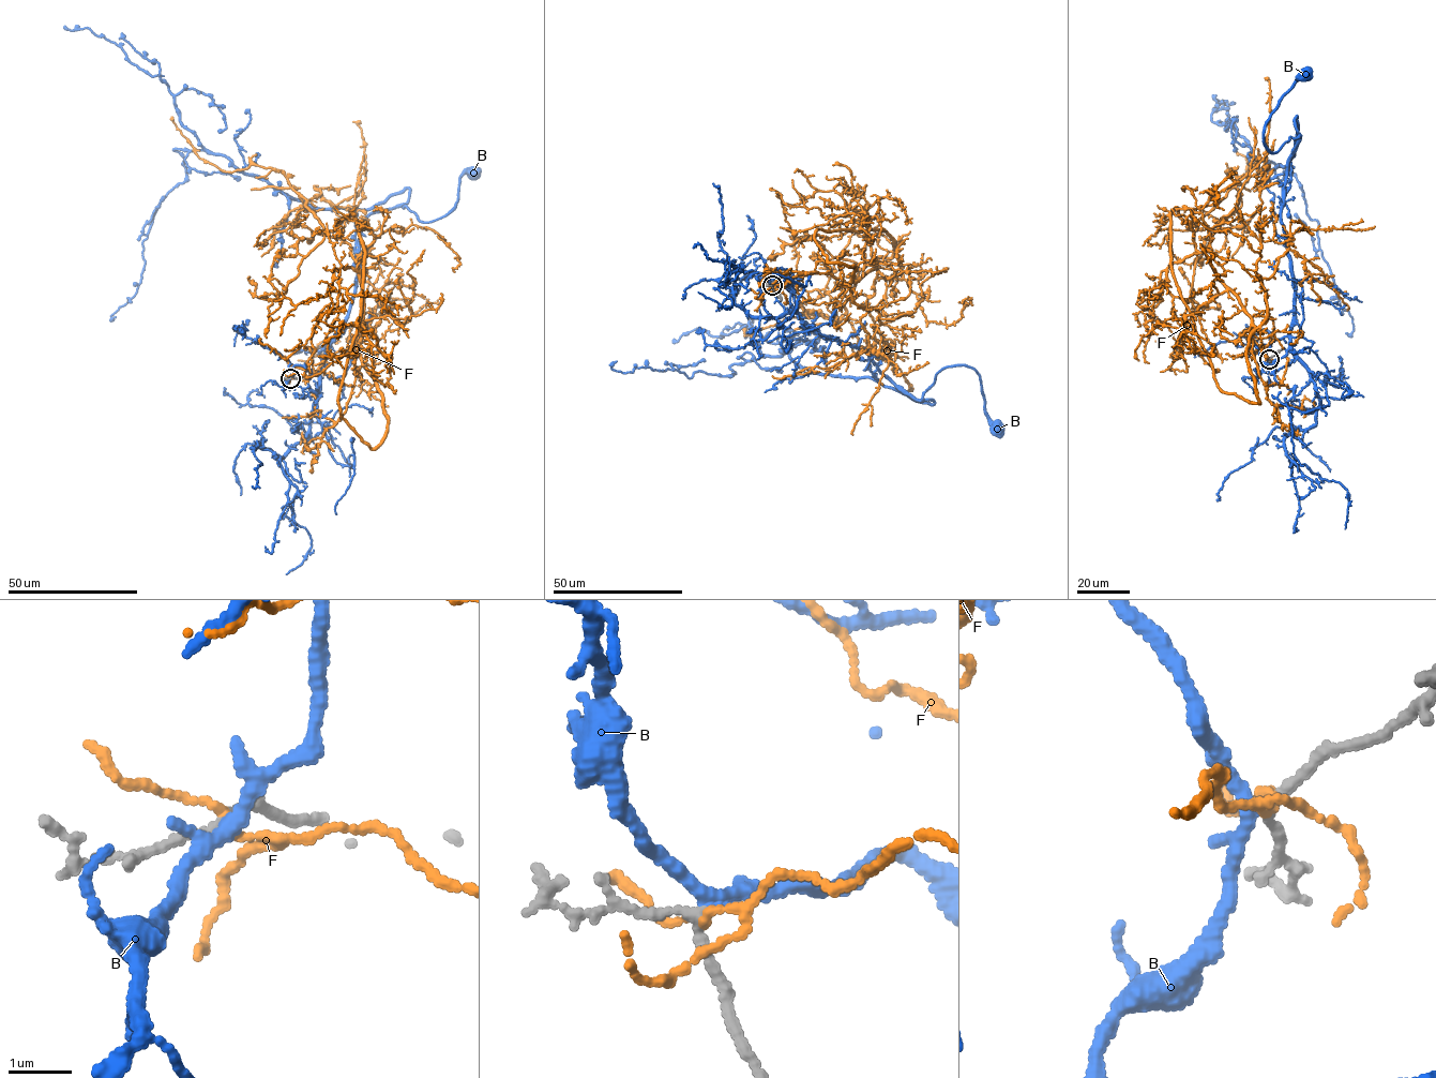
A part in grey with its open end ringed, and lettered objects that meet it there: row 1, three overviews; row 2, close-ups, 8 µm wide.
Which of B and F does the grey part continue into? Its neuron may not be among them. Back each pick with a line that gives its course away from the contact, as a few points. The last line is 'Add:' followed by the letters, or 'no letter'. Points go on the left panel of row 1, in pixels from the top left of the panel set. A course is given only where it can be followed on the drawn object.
B: via (290, 378), (297, 367), (318, 372), (347, 315), (364, 219), (406, 206), (435, 221), (473, 173)
Add: B

